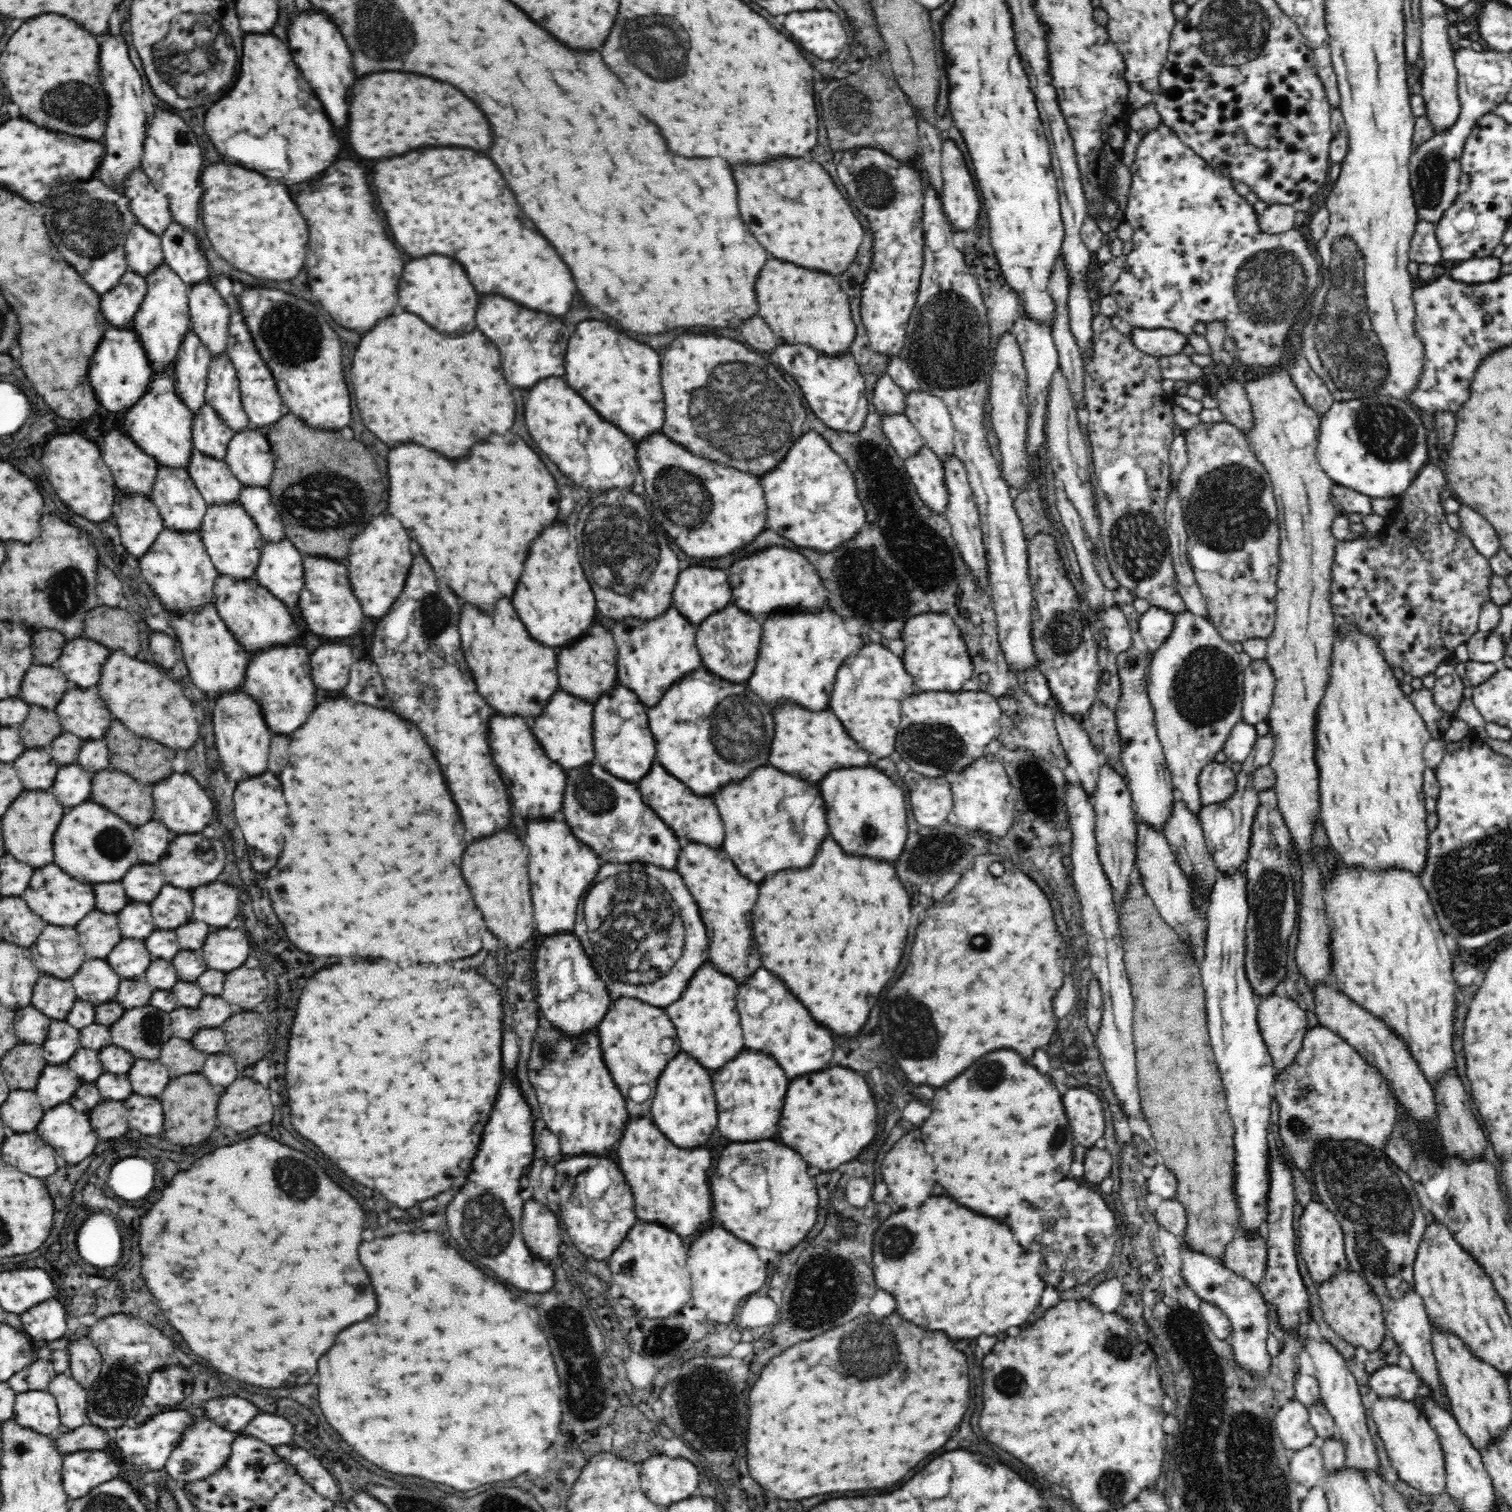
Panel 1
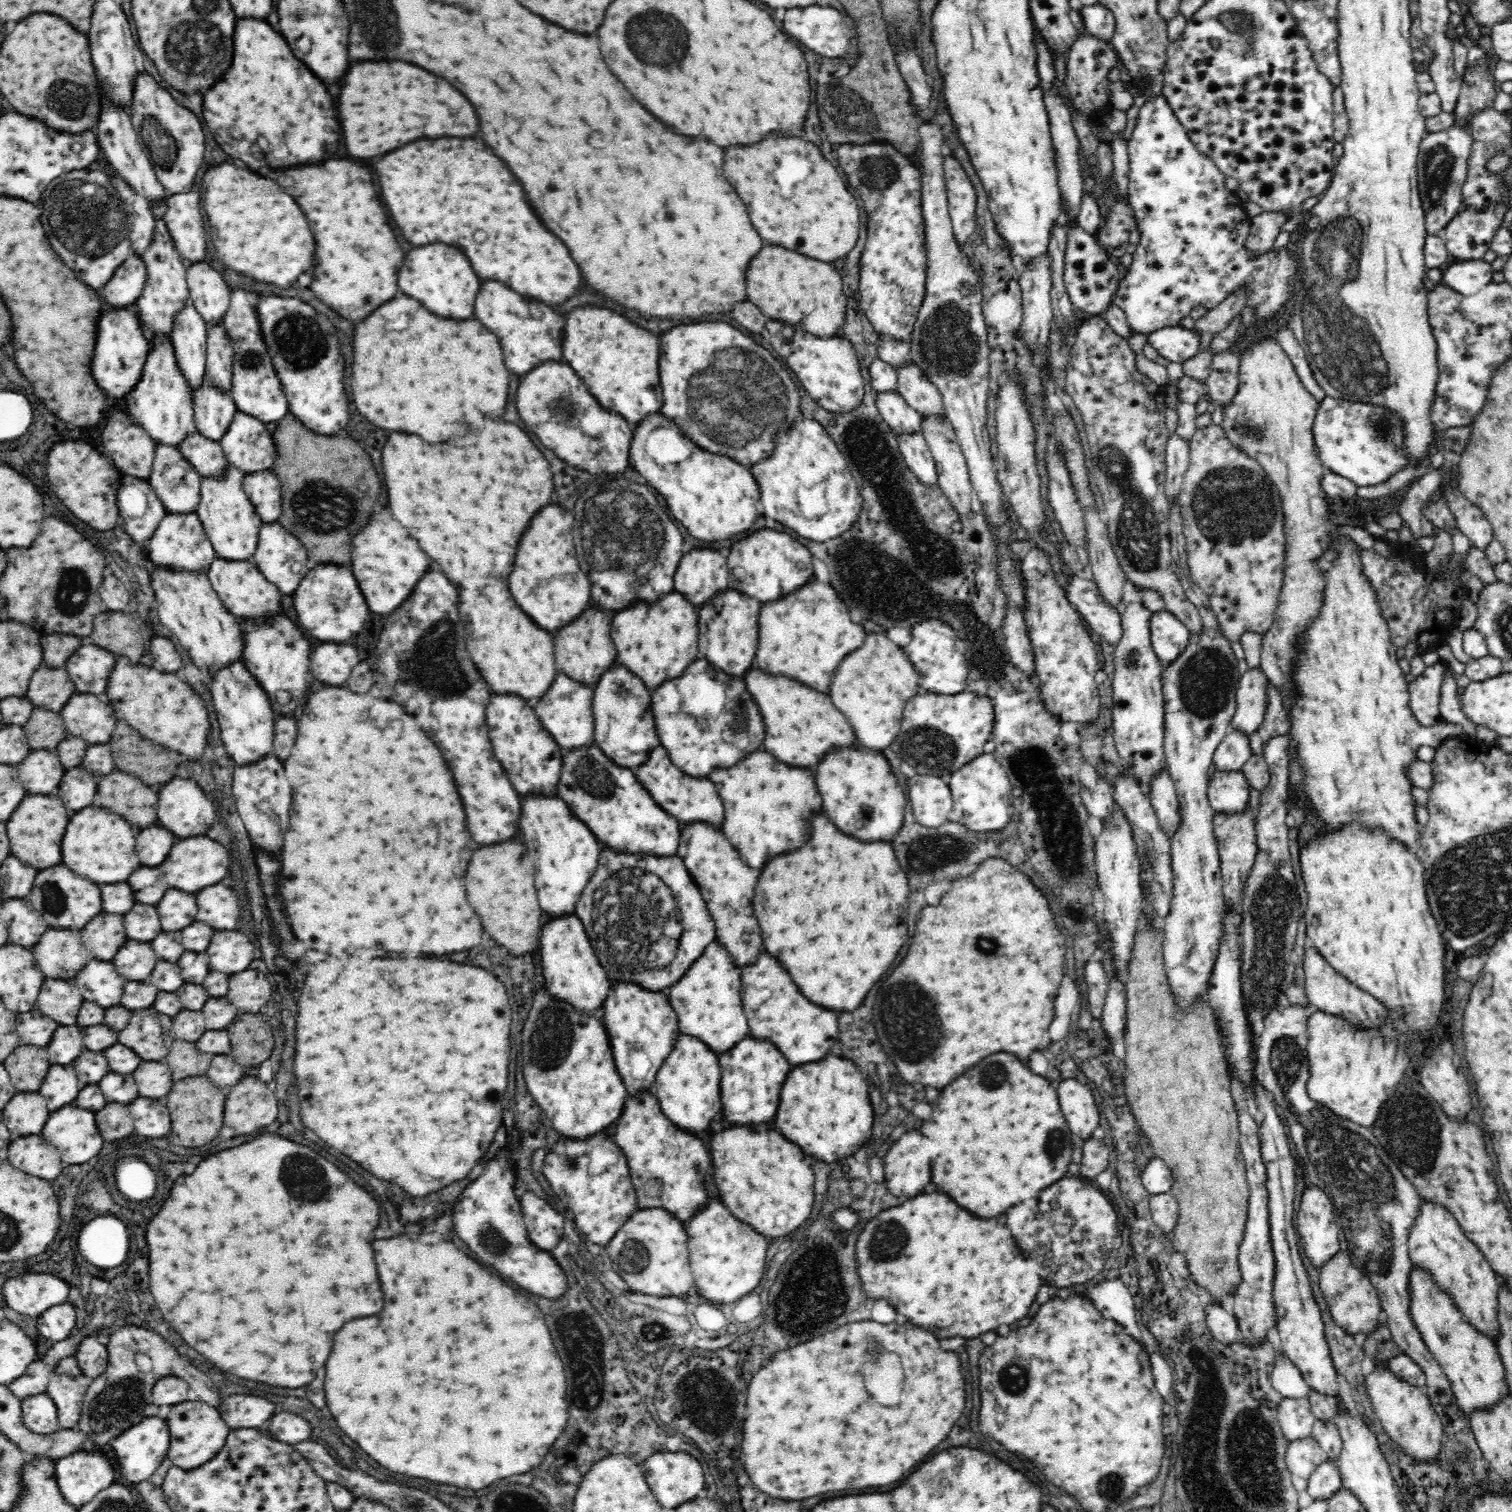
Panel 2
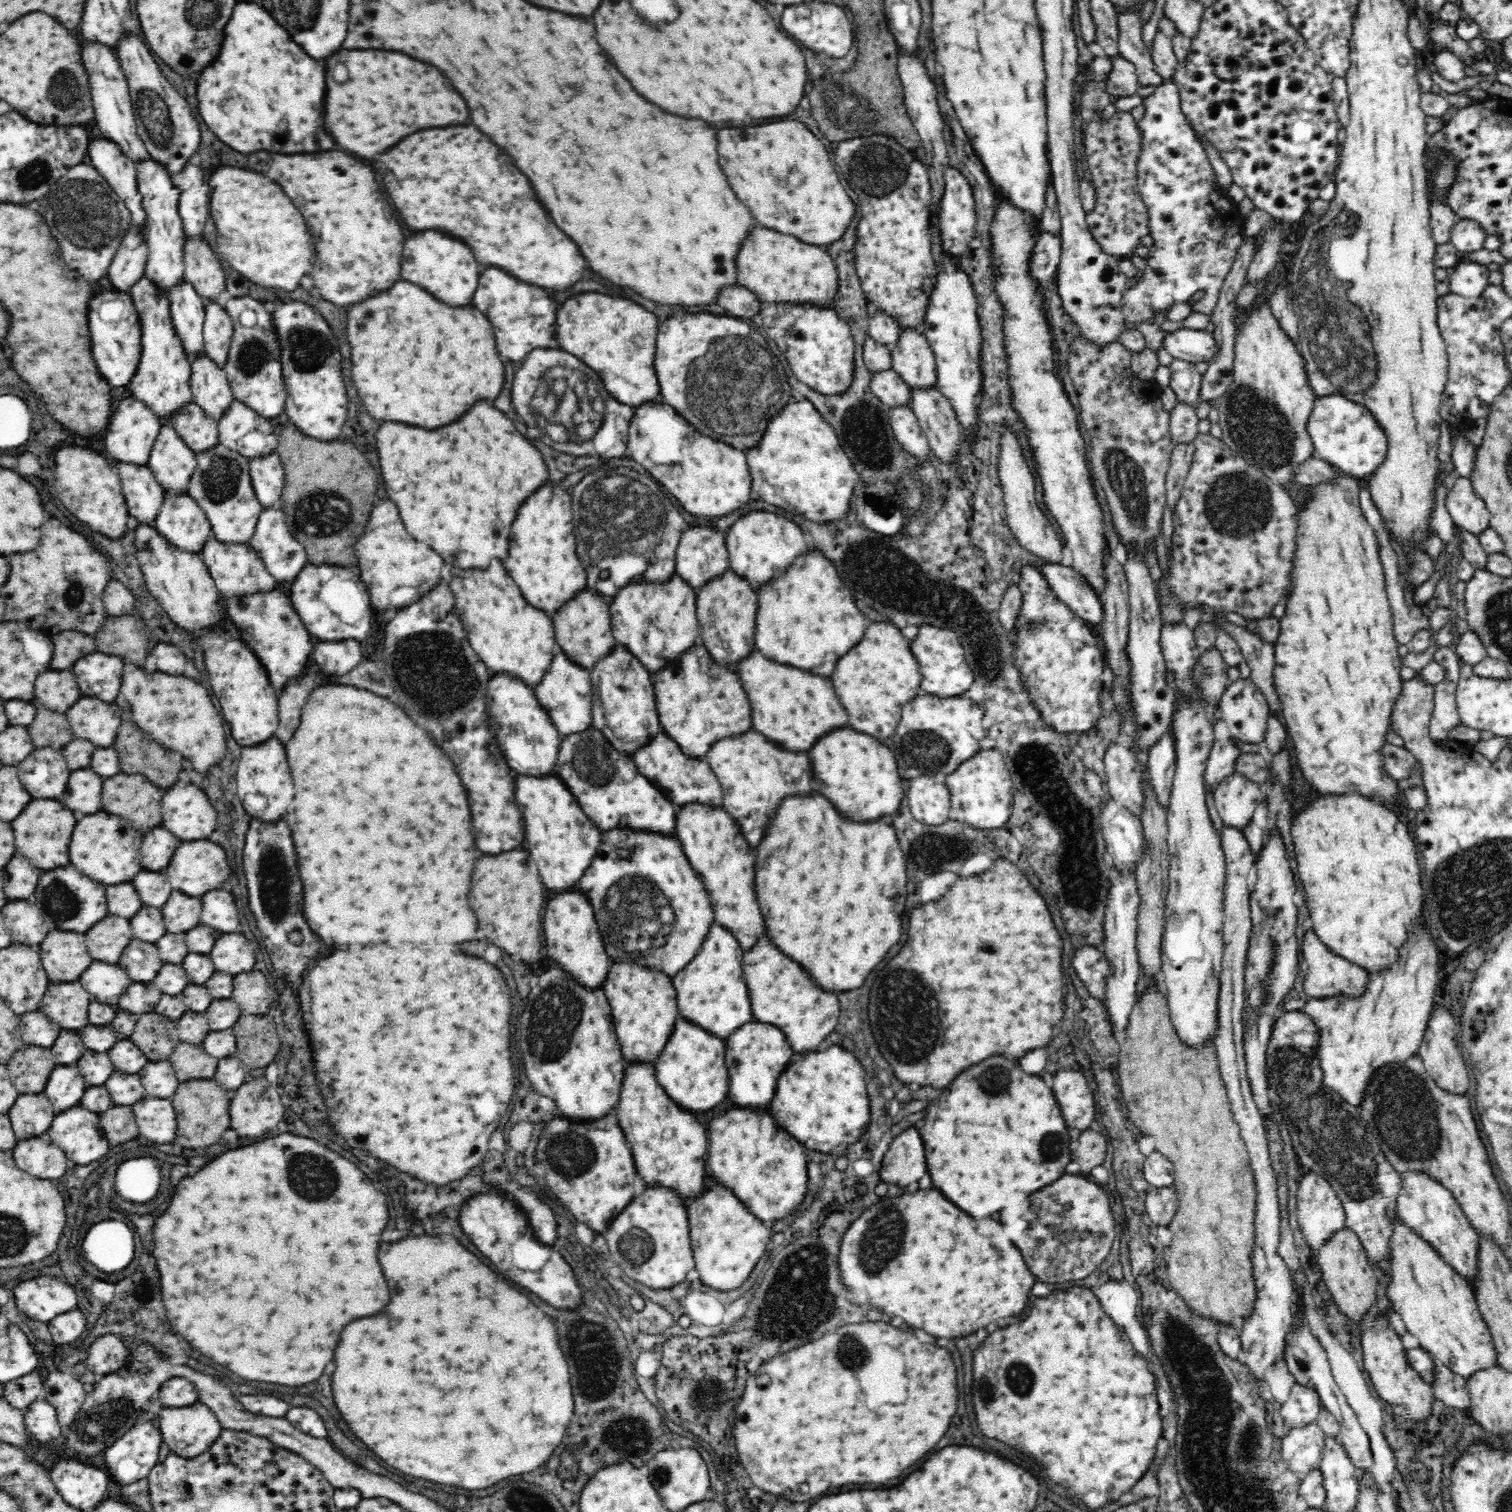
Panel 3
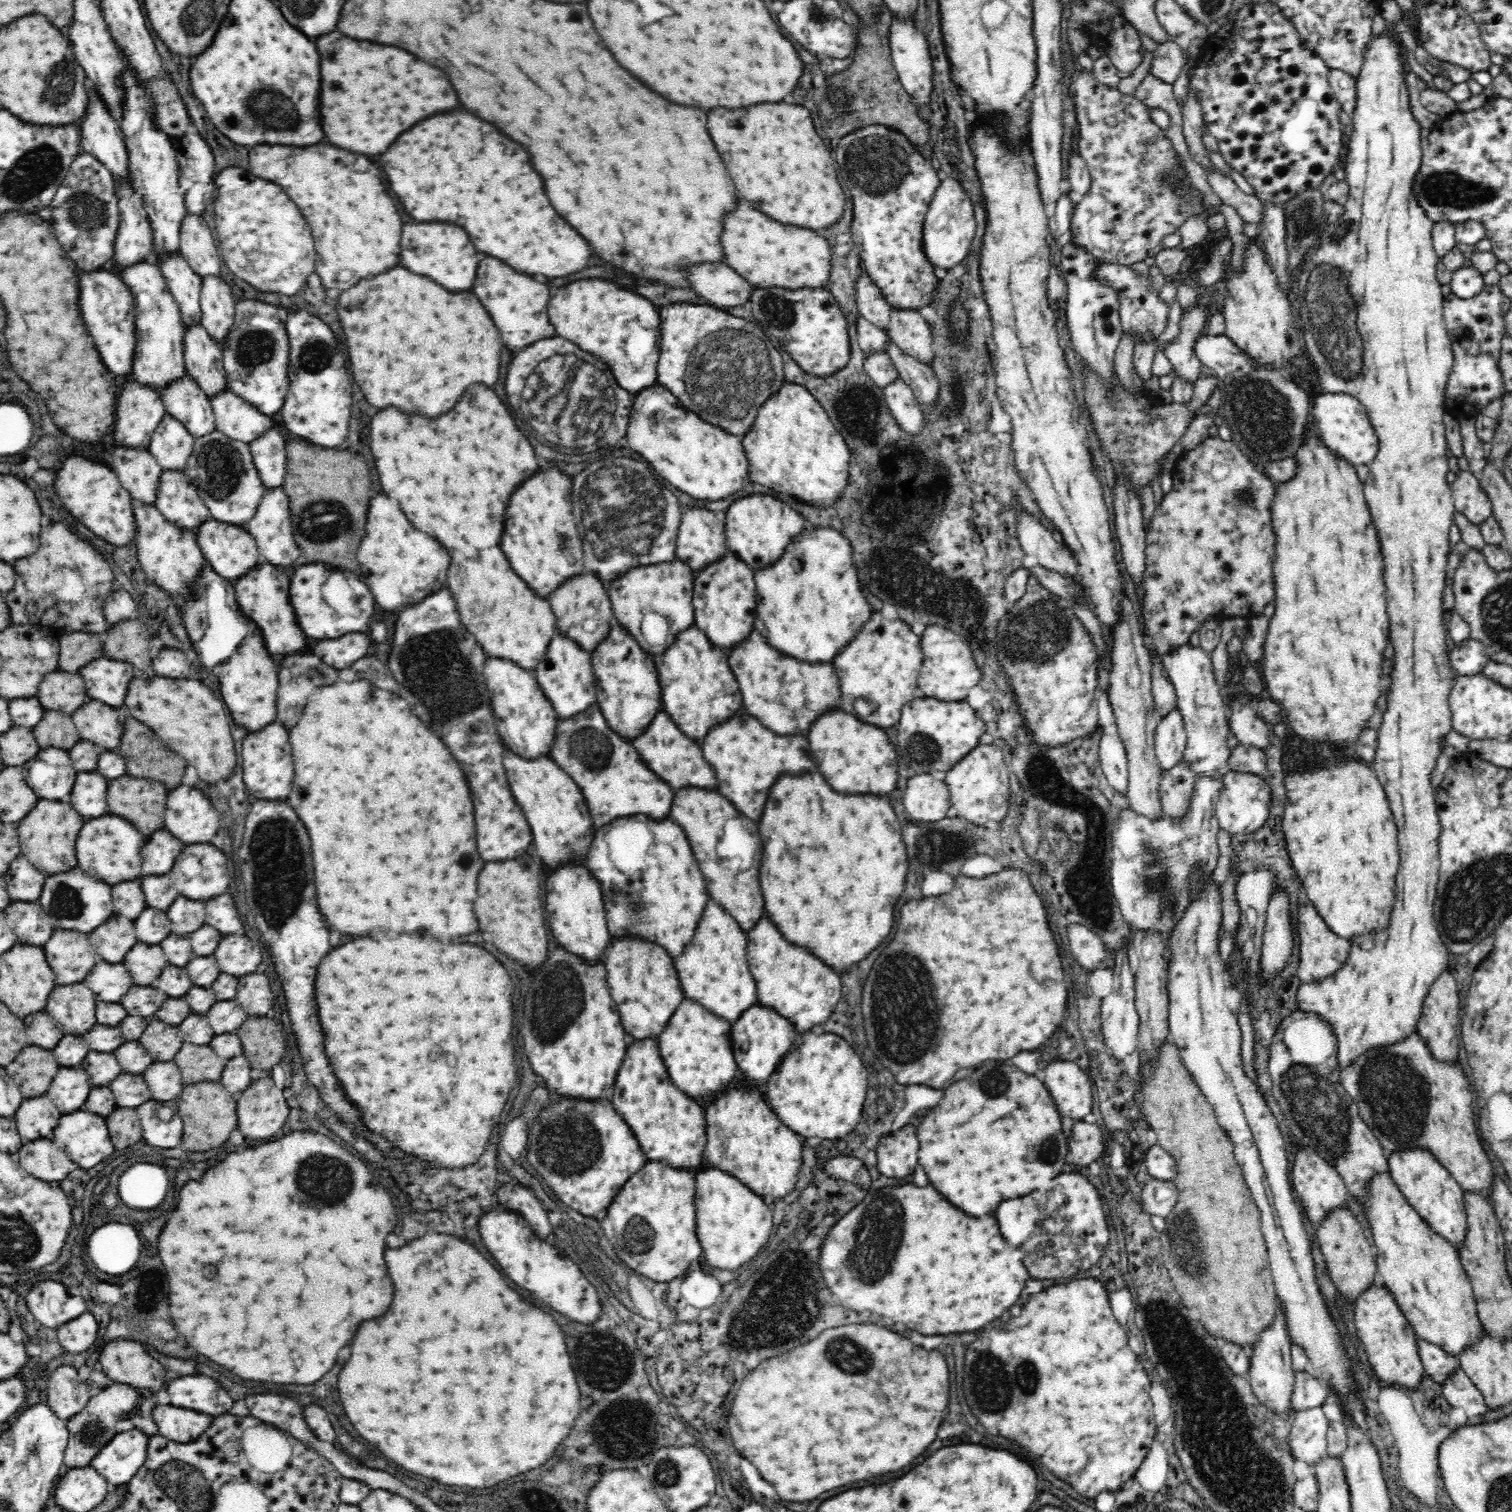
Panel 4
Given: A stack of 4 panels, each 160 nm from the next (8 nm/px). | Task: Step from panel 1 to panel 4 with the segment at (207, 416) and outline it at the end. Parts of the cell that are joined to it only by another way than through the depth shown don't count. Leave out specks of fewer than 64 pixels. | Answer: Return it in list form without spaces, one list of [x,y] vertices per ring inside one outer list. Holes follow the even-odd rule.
[[[201,324],[185,330],[183,355],[187,375],[208,395],[208,399],[212,400],[227,388],[222,347]]]

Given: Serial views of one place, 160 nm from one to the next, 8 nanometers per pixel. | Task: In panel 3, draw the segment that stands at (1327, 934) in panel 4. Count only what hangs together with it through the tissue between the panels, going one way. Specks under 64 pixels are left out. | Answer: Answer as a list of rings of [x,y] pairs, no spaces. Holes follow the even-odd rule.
[[[1313,931],[1304,935],[1299,948],[1305,973],[1302,977],[1302,989],[1310,998],[1337,997],[1338,995],[1361,997],[1367,991],[1369,973],[1344,957],[1334,955],[1326,945],[1320,943],[1320,939]]]

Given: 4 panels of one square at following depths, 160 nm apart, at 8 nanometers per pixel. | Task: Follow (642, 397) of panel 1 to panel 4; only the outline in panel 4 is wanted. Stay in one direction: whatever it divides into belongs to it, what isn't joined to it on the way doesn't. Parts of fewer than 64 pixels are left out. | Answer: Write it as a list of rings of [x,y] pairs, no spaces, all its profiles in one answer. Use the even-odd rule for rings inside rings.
[[[578,280],[554,294],[548,304],[548,314],[560,338],[578,344],[584,352],[606,362],[618,378],[618,385],[631,395],[657,383],[660,316],[654,304],[646,298],[622,290],[608,280]]]

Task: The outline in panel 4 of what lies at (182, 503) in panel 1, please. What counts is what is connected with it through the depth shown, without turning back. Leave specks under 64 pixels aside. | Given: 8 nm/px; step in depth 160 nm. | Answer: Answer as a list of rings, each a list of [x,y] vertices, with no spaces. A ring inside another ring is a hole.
[[[166,413],[151,436],[148,451],[164,471],[183,471],[192,456],[194,437],[179,420]]]

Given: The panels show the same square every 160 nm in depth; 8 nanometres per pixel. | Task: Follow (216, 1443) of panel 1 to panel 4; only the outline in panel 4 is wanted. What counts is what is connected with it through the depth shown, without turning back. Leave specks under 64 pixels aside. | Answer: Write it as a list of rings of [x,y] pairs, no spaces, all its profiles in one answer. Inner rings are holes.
[[[170,1403],[153,1408],[153,1420],[156,1420],[160,1435],[180,1444],[197,1441],[204,1432],[208,1432],[214,1417],[206,1412],[188,1408],[178,1408]]]

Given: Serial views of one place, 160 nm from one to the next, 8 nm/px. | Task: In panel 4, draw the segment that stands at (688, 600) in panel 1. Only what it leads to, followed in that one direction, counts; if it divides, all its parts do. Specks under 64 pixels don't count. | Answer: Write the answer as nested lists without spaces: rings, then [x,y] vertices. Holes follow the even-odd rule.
[[[699,507],[691,508],[683,513],[677,534],[675,558],[688,565],[690,571],[696,574],[709,564],[723,559],[728,551],[725,521],[721,516]]]

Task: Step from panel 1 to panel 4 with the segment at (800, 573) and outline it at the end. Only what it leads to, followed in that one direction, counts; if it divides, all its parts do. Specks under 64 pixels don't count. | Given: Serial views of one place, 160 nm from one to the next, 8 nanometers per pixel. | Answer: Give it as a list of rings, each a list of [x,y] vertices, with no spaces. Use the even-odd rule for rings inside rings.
[[[747,495],[734,501],[723,515],[726,545],[729,551],[756,571],[774,564],[804,529],[804,517],[776,496]]]

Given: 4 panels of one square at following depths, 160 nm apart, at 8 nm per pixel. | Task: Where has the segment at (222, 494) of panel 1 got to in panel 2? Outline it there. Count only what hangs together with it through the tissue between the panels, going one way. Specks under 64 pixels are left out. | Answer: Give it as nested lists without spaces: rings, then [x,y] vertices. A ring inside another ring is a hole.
[[[196,432],[179,444],[183,458],[194,467],[200,478],[223,479],[229,465],[220,444]]]

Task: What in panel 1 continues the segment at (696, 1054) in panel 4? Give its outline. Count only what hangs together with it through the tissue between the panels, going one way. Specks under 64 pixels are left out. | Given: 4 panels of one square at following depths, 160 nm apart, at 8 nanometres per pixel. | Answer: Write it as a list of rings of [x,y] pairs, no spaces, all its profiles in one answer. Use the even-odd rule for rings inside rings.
[[[681,1051],[668,1062],[657,1084],[658,1090],[654,1090],[656,1092],[654,1102],[650,1106],[652,1122],[678,1148],[686,1150],[704,1146],[716,1128],[716,1116],[718,1116],[708,1070],[704,1070],[696,1059]]]

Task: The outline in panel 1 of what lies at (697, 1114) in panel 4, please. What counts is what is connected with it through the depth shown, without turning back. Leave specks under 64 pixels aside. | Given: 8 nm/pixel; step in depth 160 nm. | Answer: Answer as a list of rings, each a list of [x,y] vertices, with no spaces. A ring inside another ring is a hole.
[[[632,1118],[622,1140],[620,1140],[618,1164],[620,1164],[622,1174],[626,1176],[626,1182],[632,1188],[638,1221],[660,1224],[680,1235],[680,1238],[688,1243],[711,1222],[713,1204],[711,1190],[708,1186],[708,1170],[712,1166],[712,1154],[708,1150],[704,1150],[704,1148],[680,1150],[660,1132],[650,1118]]]

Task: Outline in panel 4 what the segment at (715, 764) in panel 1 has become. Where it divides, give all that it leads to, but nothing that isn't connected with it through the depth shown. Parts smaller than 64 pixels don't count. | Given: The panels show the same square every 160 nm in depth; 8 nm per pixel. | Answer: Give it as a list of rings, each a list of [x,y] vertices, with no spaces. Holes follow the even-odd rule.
[[[692,625],[677,636],[667,651],[653,656],[660,683],[661,710],[692,740],[704,738],[710,728],[744,710],[742,692],[728,666],[727,655],[728,652],[710,643],[704,632]]]

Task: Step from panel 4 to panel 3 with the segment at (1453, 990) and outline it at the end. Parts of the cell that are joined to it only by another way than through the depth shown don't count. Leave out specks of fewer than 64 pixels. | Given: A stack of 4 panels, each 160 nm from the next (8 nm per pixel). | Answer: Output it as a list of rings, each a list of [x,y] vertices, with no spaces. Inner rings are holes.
[[[1434,1008],[1431,1012],[1418,1055],[1430,1079],[1438,1088],[1452,1095],[1466,1095],[1466,1090],[1470,1086],[1468,1070],[1456,1042],[1456,1018],[1446,1008],[1438,1008],[1438,1010]]]

